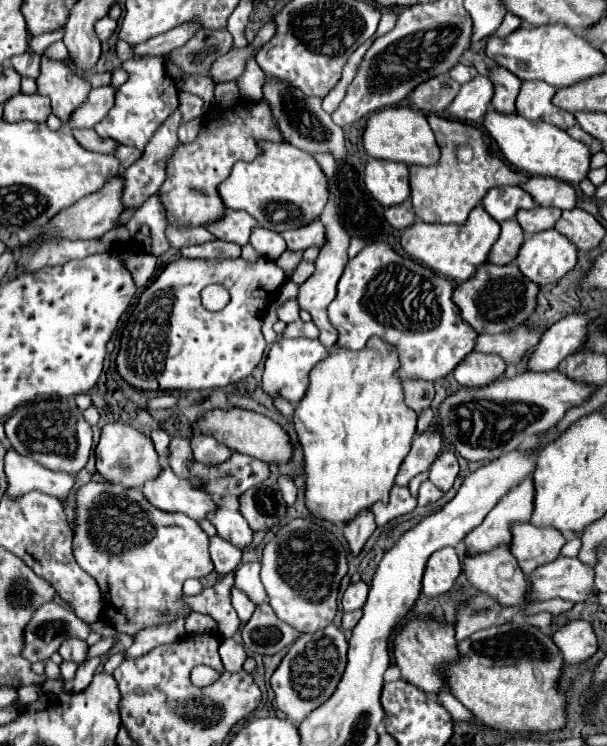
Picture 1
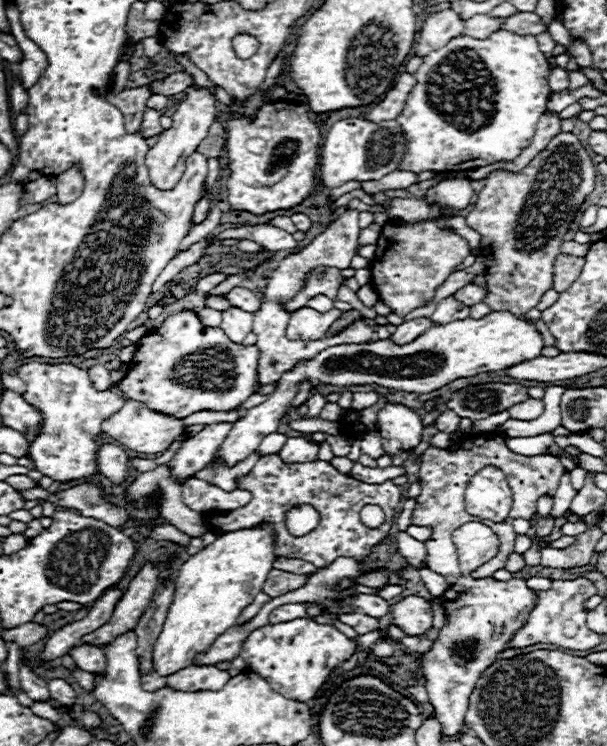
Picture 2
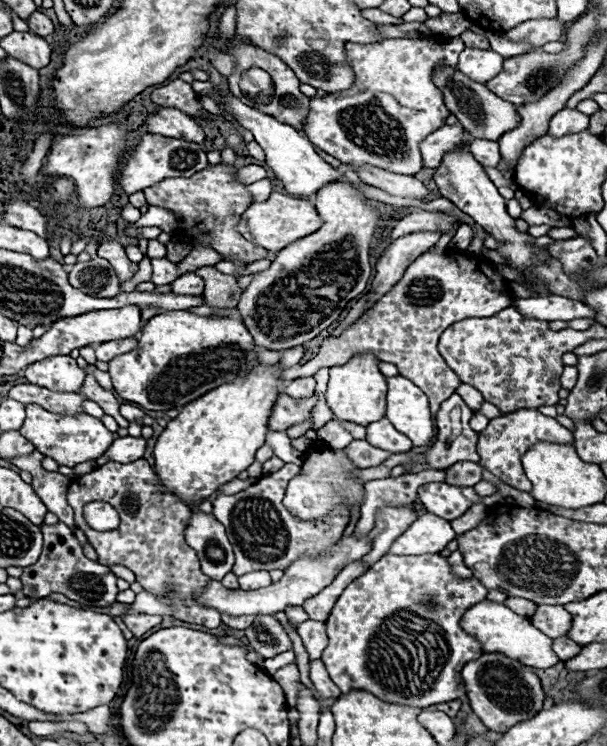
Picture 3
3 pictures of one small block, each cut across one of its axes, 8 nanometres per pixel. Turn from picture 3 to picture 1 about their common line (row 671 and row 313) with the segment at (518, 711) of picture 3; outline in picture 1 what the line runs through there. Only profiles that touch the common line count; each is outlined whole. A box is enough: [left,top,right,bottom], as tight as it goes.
[452,262,538,334]

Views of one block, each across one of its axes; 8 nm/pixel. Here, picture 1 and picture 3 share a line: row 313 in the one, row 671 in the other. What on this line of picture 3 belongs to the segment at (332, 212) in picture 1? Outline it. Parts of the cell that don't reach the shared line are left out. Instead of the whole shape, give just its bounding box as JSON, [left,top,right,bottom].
[310,660,340,698]

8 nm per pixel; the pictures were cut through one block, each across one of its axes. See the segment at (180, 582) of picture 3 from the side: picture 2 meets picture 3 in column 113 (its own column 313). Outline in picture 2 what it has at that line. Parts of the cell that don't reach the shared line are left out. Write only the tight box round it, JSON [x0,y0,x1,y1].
[204,454,402,568]

